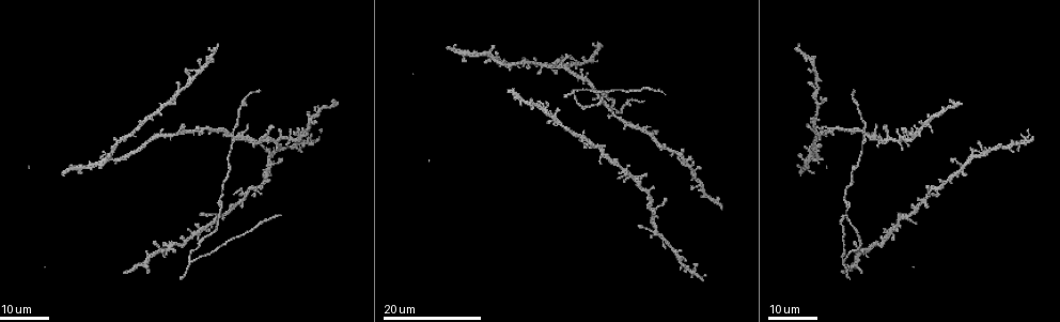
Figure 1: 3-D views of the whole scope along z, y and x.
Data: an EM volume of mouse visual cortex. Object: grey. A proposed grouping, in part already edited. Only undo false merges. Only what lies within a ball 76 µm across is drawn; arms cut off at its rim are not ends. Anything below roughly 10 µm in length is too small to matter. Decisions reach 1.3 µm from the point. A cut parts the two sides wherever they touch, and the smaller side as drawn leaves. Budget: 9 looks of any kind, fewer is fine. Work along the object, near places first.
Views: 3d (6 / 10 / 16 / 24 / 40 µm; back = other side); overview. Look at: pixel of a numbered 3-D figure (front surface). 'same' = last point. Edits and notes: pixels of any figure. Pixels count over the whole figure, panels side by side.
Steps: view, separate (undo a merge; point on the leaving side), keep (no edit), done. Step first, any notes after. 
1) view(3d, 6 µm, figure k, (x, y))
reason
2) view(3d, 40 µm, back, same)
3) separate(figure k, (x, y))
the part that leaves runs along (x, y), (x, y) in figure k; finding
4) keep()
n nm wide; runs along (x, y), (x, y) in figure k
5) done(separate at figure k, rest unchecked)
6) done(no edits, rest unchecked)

view(3d, 24 µm, figure 1, (497, 62))

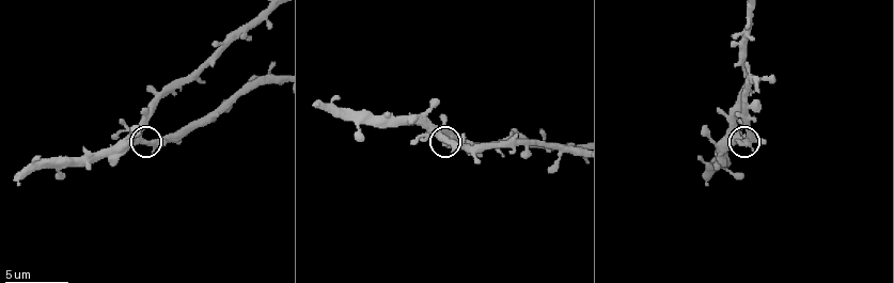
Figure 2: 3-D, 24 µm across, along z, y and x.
view(3d, 10 µm, figure 2, (440, 138))

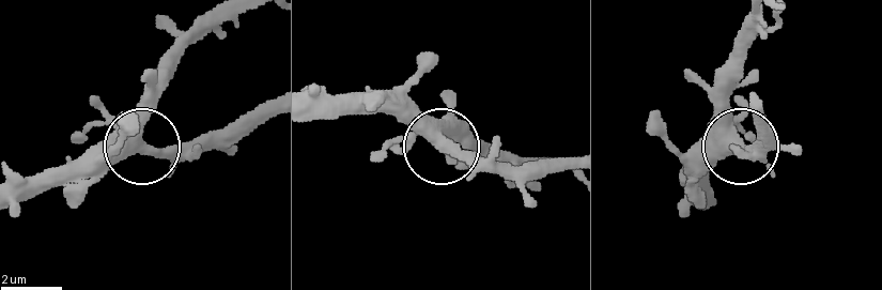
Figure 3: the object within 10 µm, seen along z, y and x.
keep()
side arm 20 µm; runs along (273, 98), (181, 144), (92, 149) in figure 3; continuous, no second cell

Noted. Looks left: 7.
view(3d, 24 µm, figure 1, (577, 104))

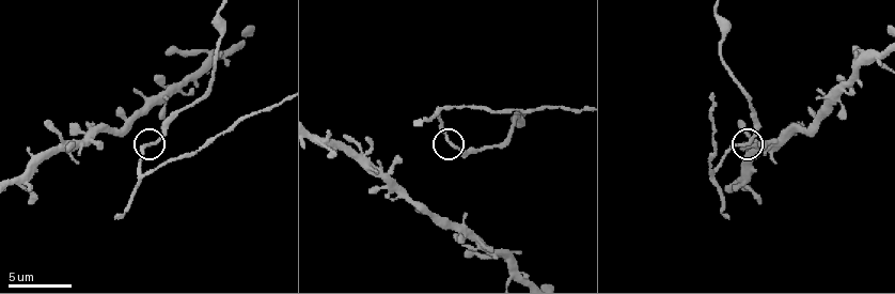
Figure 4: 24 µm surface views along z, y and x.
view(3d, 10 µm, figure 4, (449, 140))

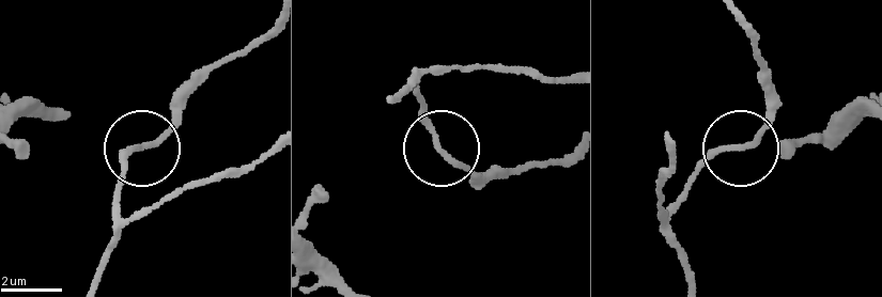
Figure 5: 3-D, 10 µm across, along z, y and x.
view(3d, 6 µm, figure 5, (742, 144))
zoom in

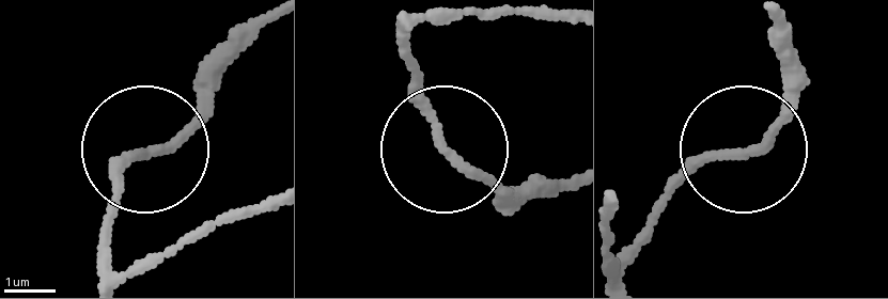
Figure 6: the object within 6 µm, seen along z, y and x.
keep()
runs along (565, 179), (510, 192), (442, 150), (404, 57) in figure 6; continuous, no second cell

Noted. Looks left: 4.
view(3d, 16 µm, figure 4, (86, 140))
four or more arms meet

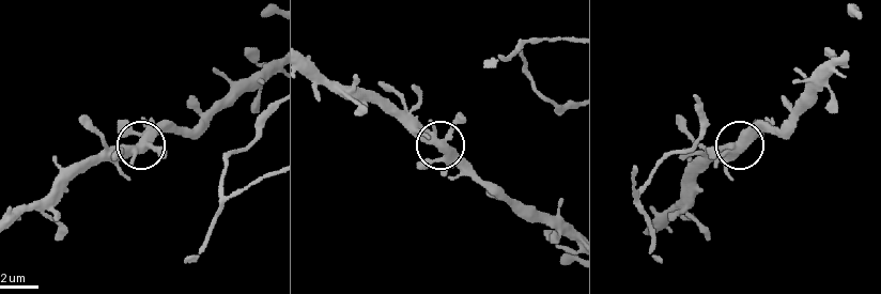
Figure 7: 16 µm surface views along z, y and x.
keep()
4 arms; one cell here

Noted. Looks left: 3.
view(3d, 24 µm, figure 1, (844, 187))

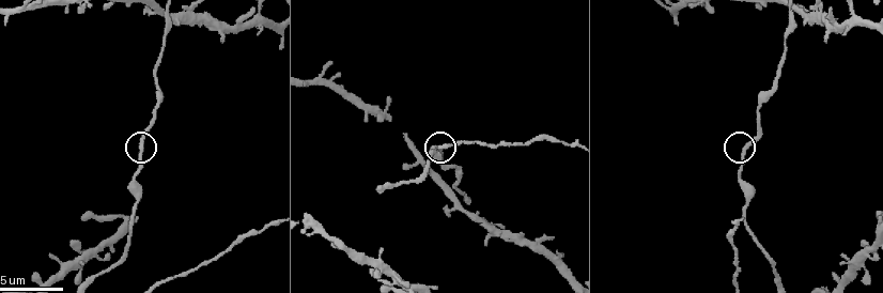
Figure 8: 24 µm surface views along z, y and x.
view(3d, 6 µm, figure 8, (140, 147))

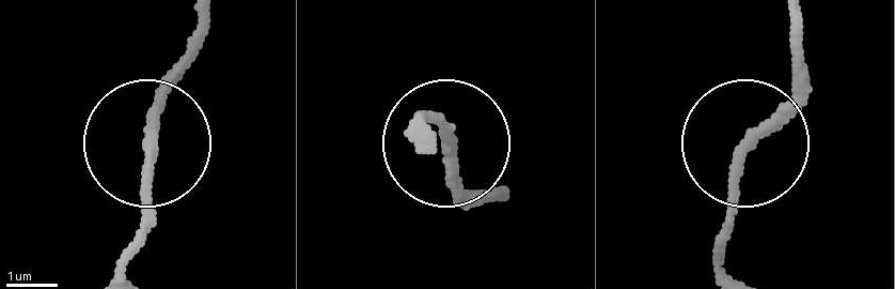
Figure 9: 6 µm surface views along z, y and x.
keep()
runs along (739, 147), (726, 267) in figure 9; one cell here

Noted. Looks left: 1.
done(no edits, rest unchecked)

